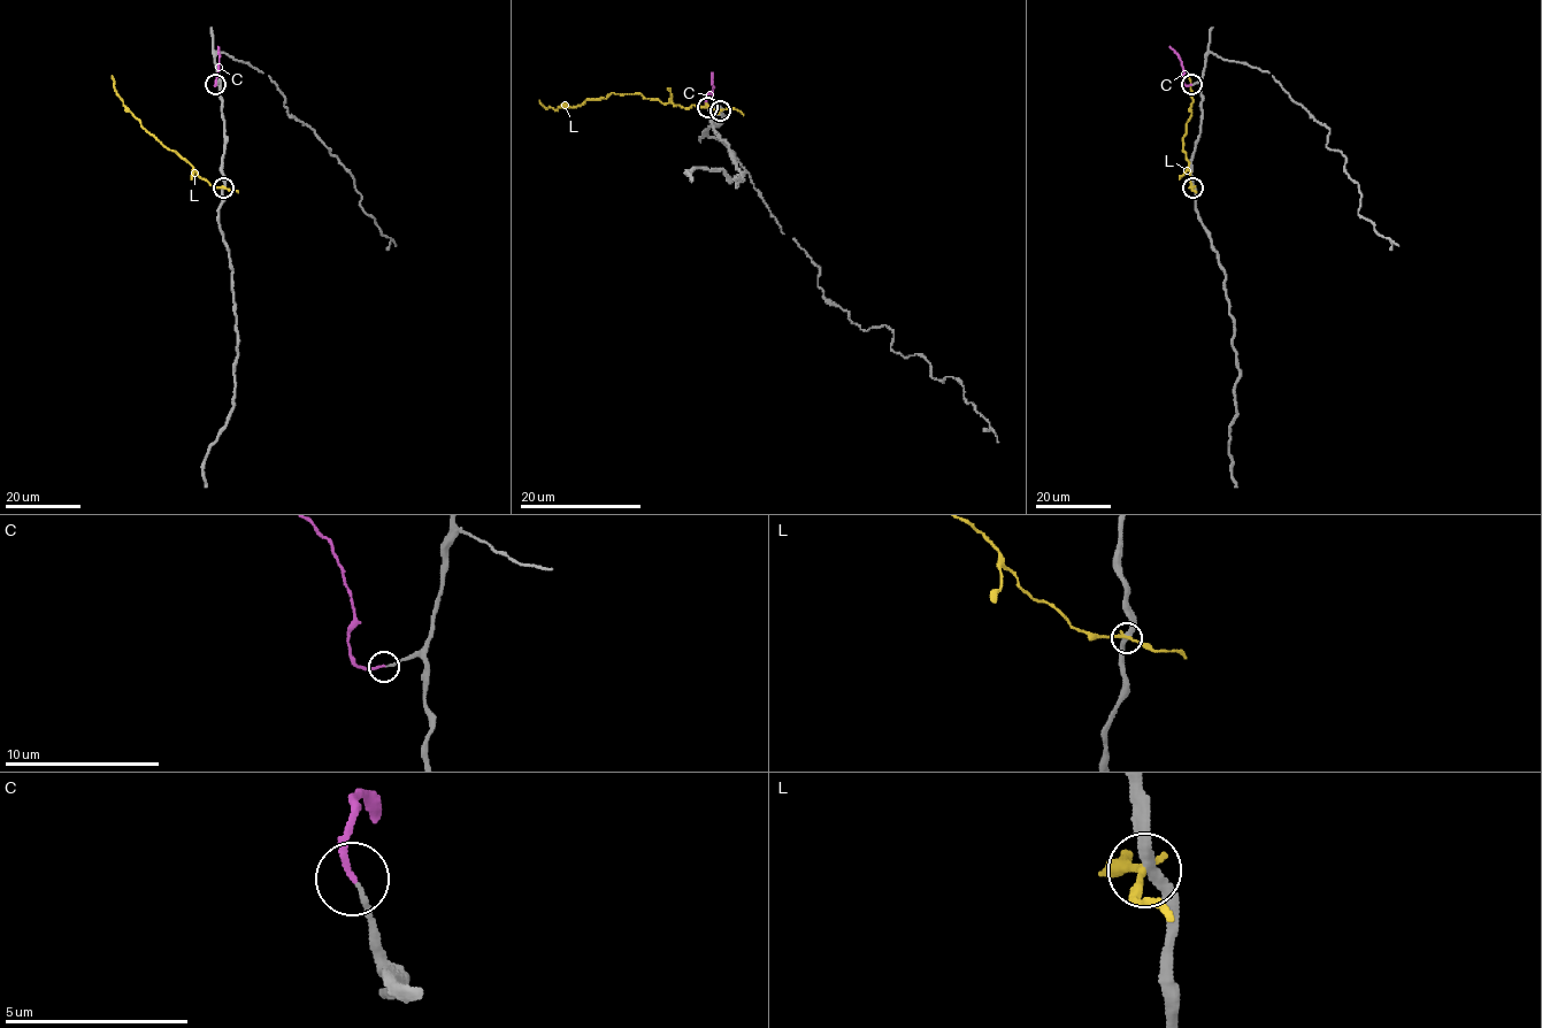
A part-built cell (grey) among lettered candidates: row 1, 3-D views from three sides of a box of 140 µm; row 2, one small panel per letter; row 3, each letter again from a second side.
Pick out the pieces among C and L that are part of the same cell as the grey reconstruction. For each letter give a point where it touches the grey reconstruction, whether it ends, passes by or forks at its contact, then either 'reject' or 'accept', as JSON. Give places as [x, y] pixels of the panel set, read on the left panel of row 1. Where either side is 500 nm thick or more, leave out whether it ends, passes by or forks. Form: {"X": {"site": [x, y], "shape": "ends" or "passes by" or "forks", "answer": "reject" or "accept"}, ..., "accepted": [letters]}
{"C": {"site": [215, 84], "shape": "ends", "answer": "accept"}, "L": {"site": [223, 188], "shape": "passes by", "answer": "reject"}, "accepted": ["C"]}

